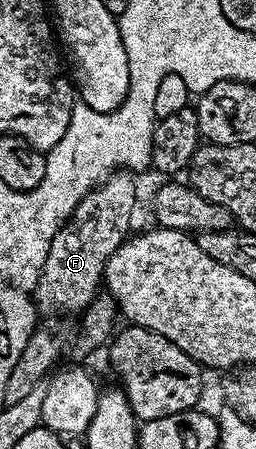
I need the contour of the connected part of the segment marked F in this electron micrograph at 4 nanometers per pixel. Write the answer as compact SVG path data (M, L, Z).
M117 170L88 192L51 238L43 270L37 279L36 299L53 312L84 313L98 299L109 255L124 244L130 235L129 219L137 204L137 184L125 170Z

